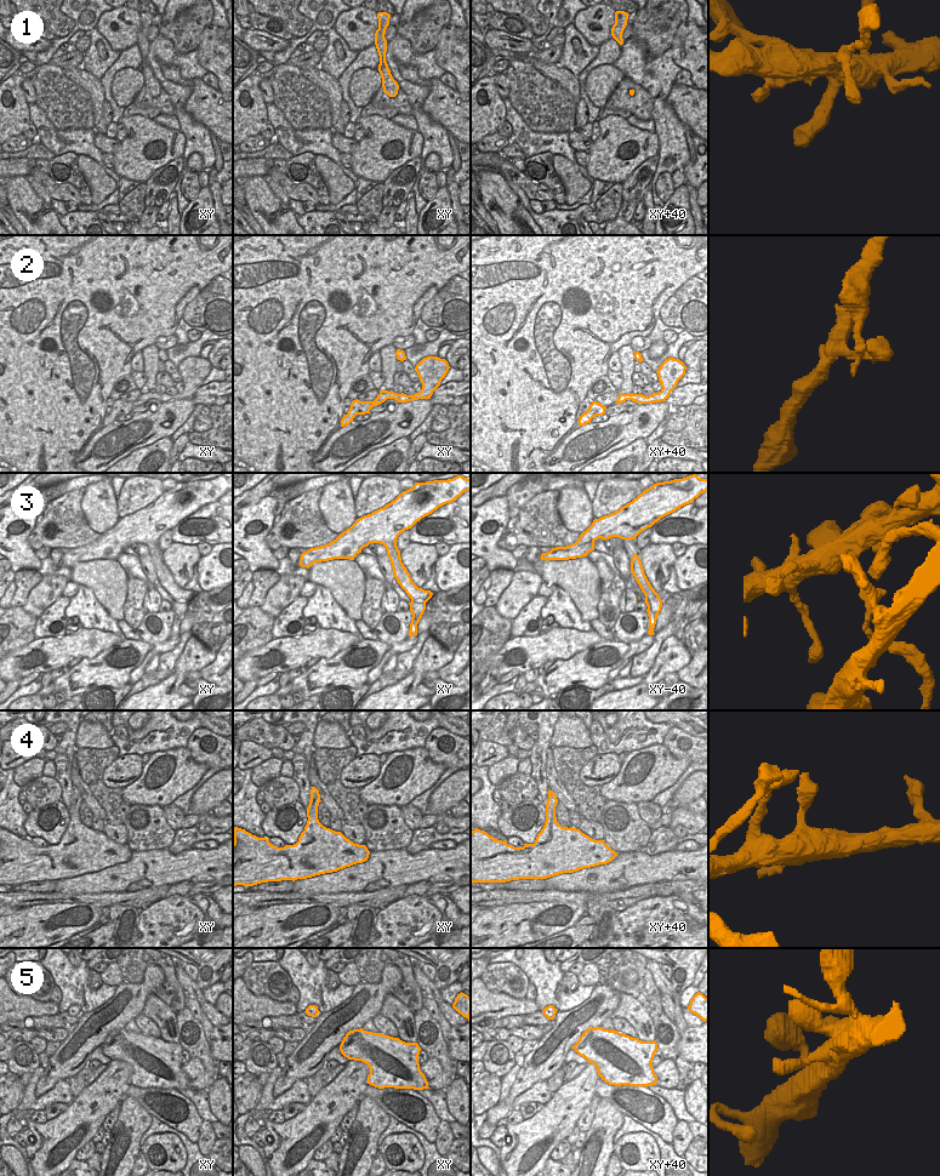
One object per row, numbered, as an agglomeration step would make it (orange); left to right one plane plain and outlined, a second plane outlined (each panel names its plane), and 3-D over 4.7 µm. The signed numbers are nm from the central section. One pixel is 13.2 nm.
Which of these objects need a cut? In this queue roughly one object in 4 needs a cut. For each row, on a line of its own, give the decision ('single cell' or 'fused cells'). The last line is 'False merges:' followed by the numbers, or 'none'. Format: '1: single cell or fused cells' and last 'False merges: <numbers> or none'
1: single cell
2: single cell
3: fused cells
4: single cell
5: single cell
False merges: 3

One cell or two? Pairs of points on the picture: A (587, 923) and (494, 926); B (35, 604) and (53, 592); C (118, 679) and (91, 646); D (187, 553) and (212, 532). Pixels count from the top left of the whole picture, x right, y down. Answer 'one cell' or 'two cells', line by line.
A: two cells
B: one cell
C: two cells
D: two cells

